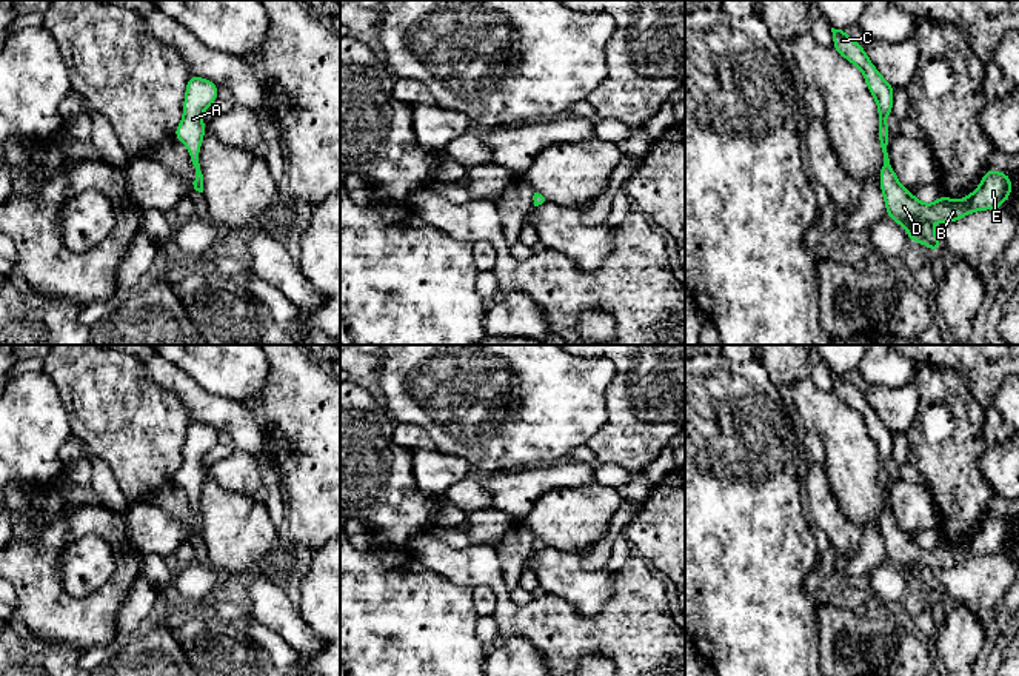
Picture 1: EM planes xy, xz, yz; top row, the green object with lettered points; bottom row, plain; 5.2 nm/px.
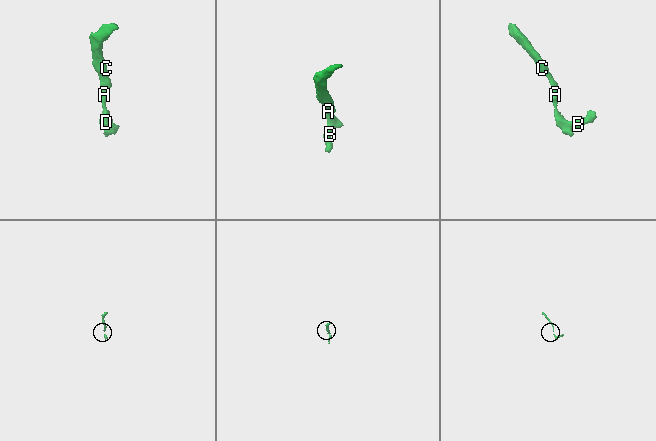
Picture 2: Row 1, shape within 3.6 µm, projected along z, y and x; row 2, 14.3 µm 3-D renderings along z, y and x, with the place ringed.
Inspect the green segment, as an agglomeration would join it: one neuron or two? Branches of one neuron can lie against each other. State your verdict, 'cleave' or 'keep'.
keep

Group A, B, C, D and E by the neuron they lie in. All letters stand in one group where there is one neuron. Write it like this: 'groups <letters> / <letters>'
groups A B C D E

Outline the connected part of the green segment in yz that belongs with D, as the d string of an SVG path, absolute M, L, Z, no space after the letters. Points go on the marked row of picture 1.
M831 28L831 32L834 49L862 71L865 83L877 102L877 136L884 152L879 180L887 214L907 229L911 242L924 243L936 253L940 249L940 239L936 236L931 225L934 222L951 223L970 213L982 209L997 209L1011 194L1011 177L988 169L981 180L981 186L965 199L951 200L940 196L931 205L919 202L916 196L910 194L908 189L899 183L887 152L890 136L887 115L893 111L894 88L879 74L867 57L865 49L859 46L847 31Z

